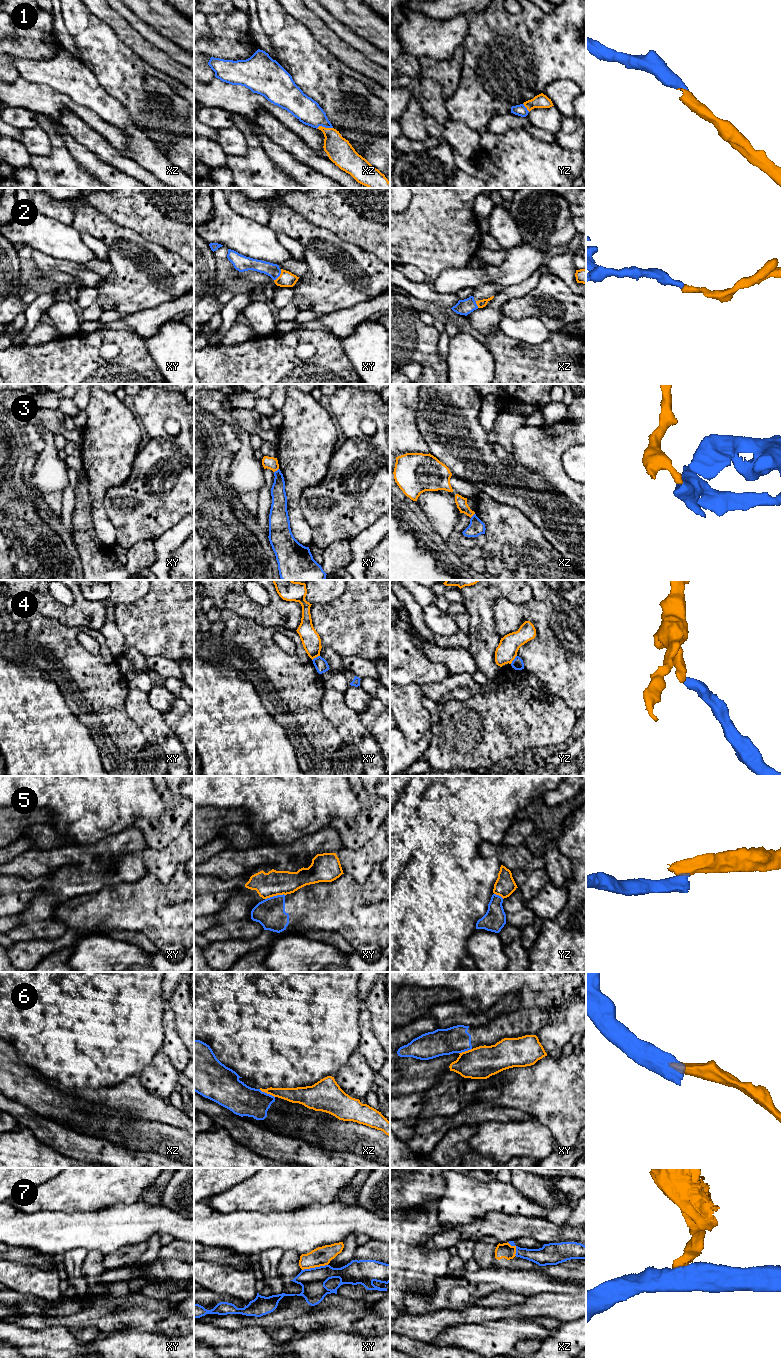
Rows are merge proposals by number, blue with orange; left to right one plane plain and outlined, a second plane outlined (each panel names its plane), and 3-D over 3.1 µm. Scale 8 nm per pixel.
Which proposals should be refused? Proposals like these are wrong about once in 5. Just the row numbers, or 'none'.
3, 4, 5, 6, 7

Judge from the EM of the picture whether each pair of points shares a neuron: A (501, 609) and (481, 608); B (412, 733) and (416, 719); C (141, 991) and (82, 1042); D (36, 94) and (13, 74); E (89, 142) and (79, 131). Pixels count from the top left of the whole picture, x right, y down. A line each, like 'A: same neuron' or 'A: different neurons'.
A: different neurons
B: same neuron
C: same neuron
D: different neurons
E: same neuron

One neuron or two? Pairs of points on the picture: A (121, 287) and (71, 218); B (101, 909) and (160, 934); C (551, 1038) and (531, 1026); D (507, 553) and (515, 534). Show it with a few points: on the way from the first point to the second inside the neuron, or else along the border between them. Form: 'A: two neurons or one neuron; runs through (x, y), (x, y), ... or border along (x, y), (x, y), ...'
A: one neuron; runs through (121, 266), (121, 251), (92, 222)
B: one neuron; runs through (116, 909), (135, 909), (145, 919)
C: two neurons; border along (547, 1022), (535, 1034)
D: two neurons; border along (504, 543), (508, 543), (515, 551), (516, 568)

